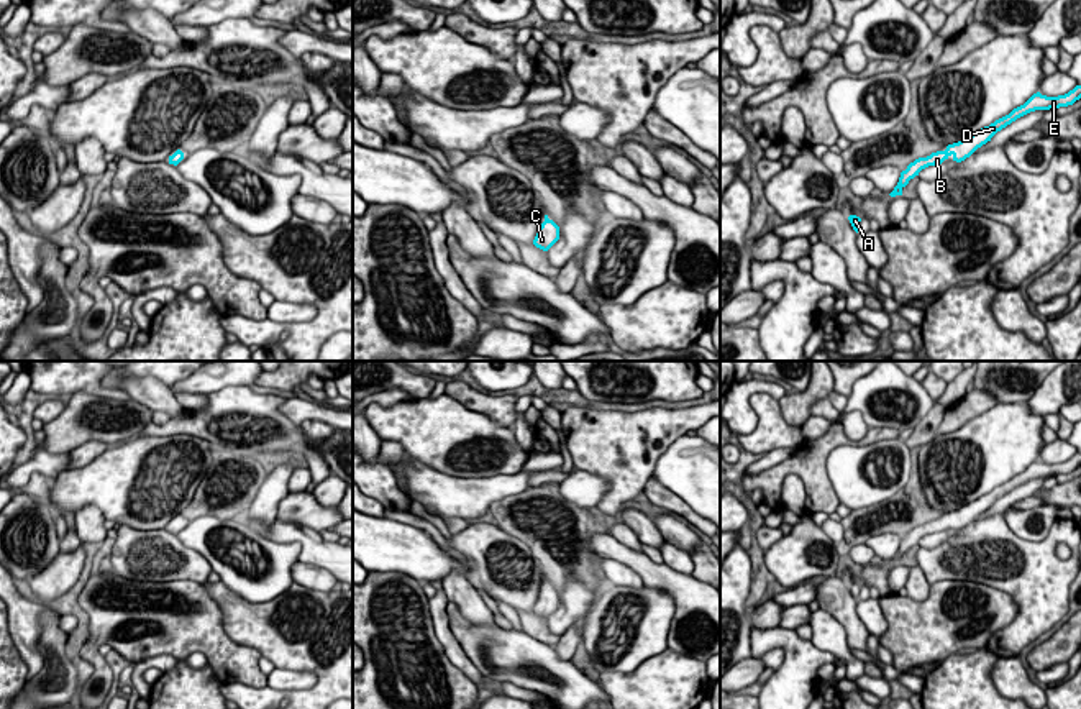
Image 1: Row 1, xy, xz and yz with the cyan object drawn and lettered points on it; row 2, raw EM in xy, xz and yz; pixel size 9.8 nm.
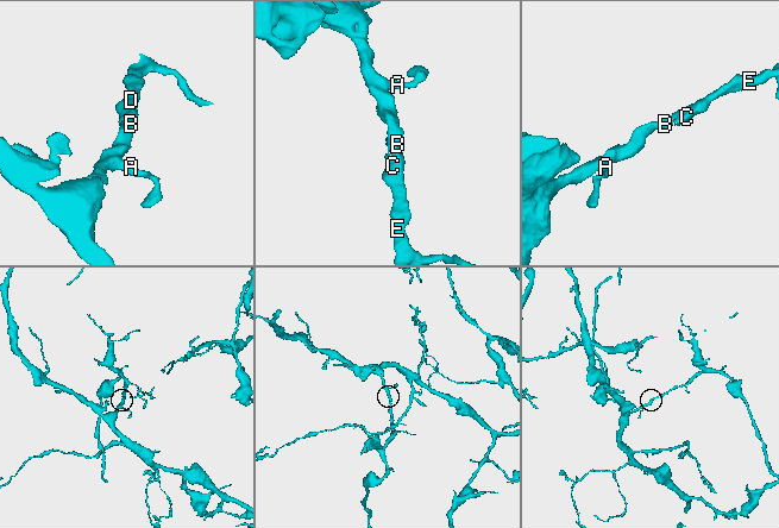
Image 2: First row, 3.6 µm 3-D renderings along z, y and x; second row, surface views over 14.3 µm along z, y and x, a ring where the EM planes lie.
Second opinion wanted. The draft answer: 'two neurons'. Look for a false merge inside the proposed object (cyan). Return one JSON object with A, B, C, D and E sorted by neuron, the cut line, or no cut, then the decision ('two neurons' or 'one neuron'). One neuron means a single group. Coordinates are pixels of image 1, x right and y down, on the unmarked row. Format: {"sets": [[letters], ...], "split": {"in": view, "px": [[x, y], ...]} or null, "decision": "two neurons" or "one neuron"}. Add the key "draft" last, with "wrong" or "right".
{"sets": [["A", "B", "C", "D", "E"]], "split": null, "decision": "one neuron", "draft": "wrong"}

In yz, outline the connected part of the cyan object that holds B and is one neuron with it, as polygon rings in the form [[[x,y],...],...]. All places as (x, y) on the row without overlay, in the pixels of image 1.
[[[1076,453],[1073,458],[1070,458],[1065,463],[1058,464],[1047,464],[1040,460],[1033,461],[1024,473],[1014,476],[1009,483],[996,487],[989,494],[981,496],[979,499],[963,505],[958,510],[948,512],[945,519],[932,520],[927,525],[919,525],[914,530],[907,533],[905,538],[901,540],[899,550],[894,555],[894,558],[889,561],[891,565],[902,563],[902,556],[909,551],[910,547],[919,543],[919,540],[928,533],[942,532],[950,524],[953,528],[961,530],[966,525],[969,525],[978,515],[991,509],[991,505],[1015,489],[1017,486],[1035,479],[1035,478],[1050,478],[1050,476],[1060,476],[1073,473],[1076,468],[1081,466],[1081,453]]]

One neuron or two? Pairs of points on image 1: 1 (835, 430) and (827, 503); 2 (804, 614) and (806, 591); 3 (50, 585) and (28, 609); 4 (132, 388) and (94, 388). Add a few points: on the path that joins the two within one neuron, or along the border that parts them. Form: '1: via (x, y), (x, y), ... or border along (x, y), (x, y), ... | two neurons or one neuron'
1: via (821, 448), (817, 452), (817, 484) | one neuron
2: border along (807, 603), (798, 603), (784, 609) | two neurons
3: border along (40, 601), (46, 608), (36, 640) | two neurons
4: border along (100, 378), (105, 388), (120, 388), (130, 397) | two neurons

